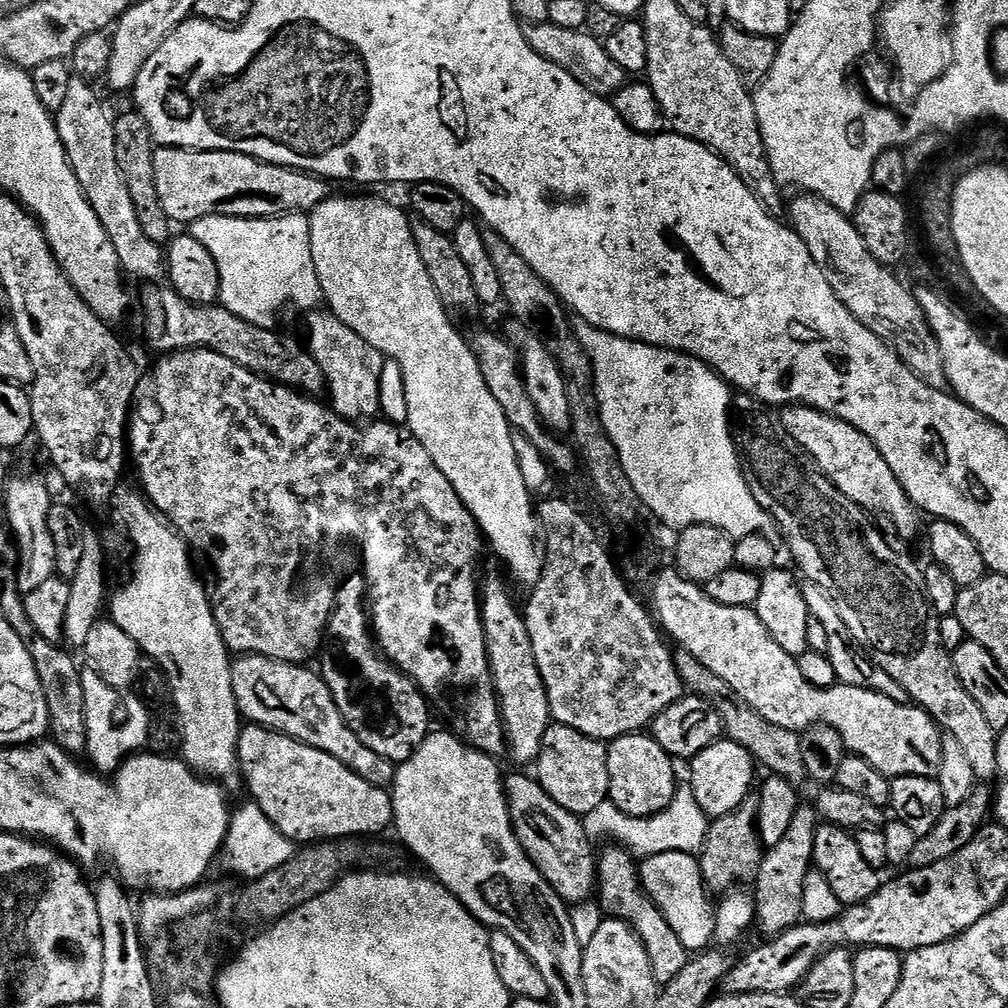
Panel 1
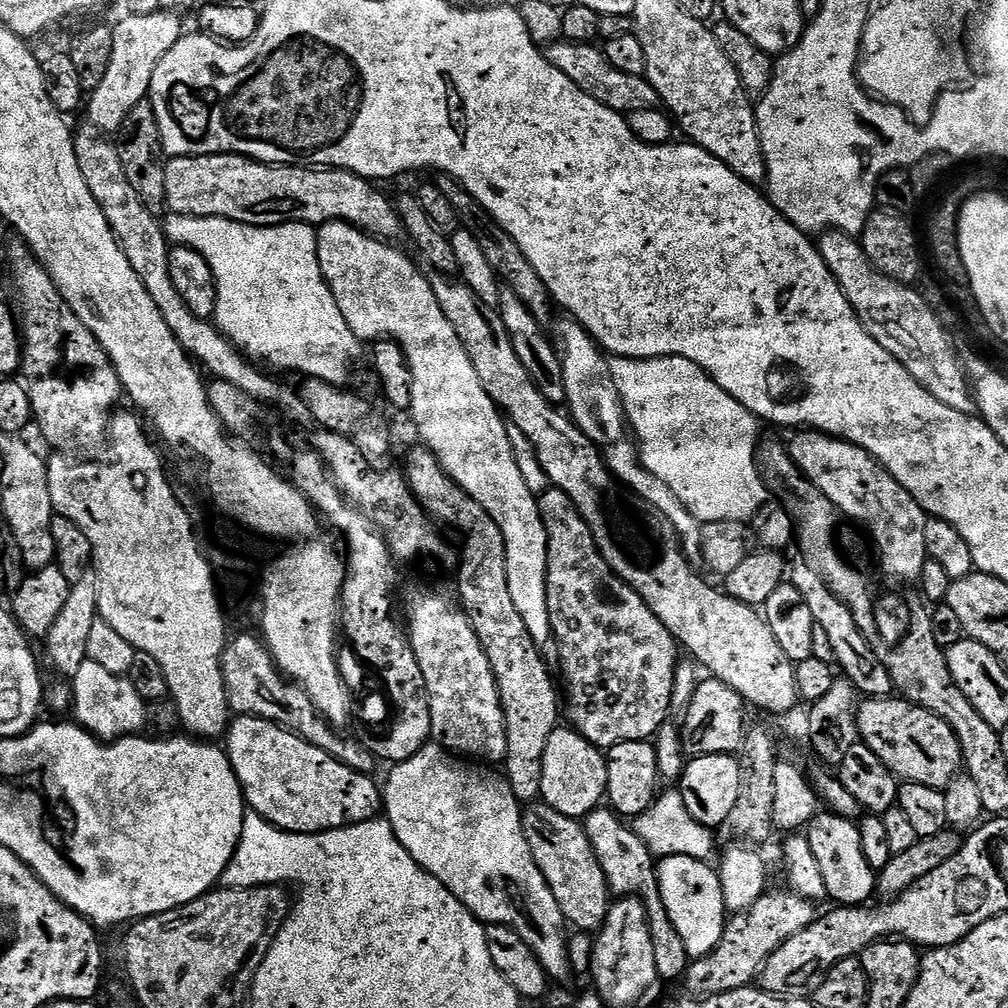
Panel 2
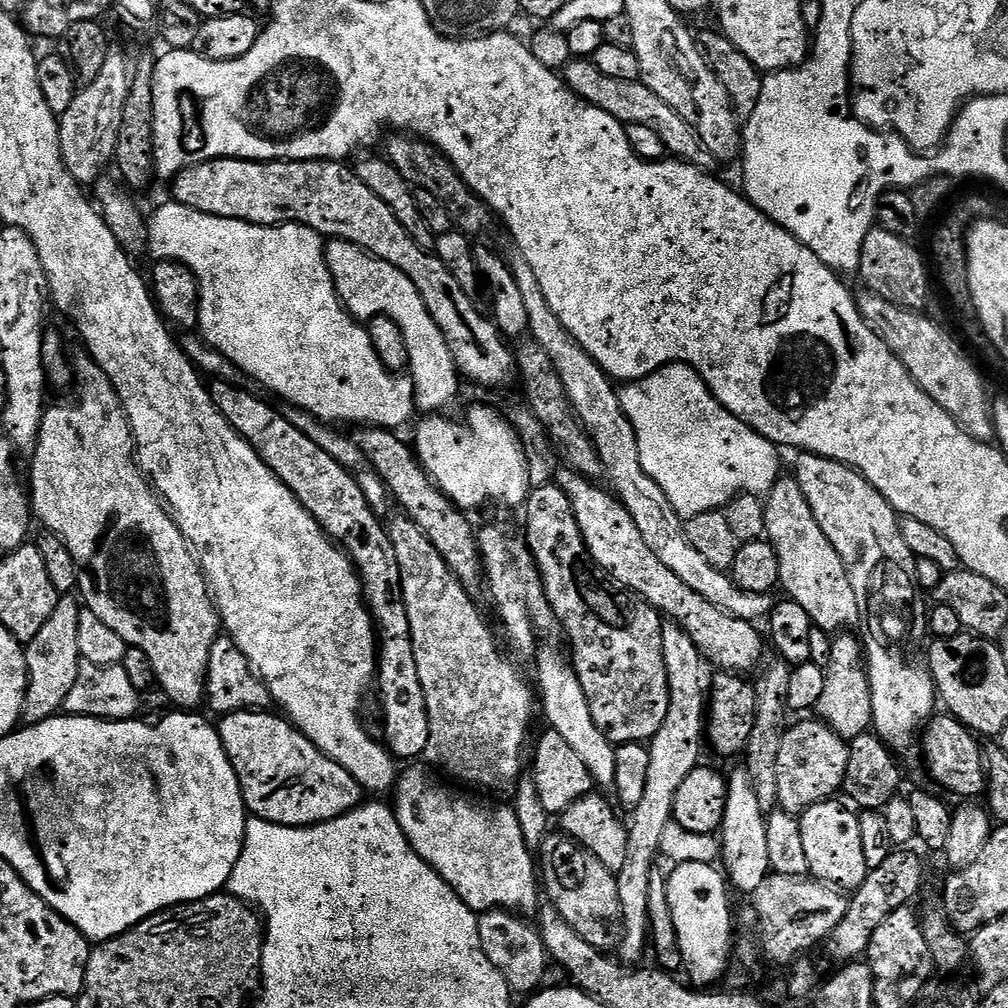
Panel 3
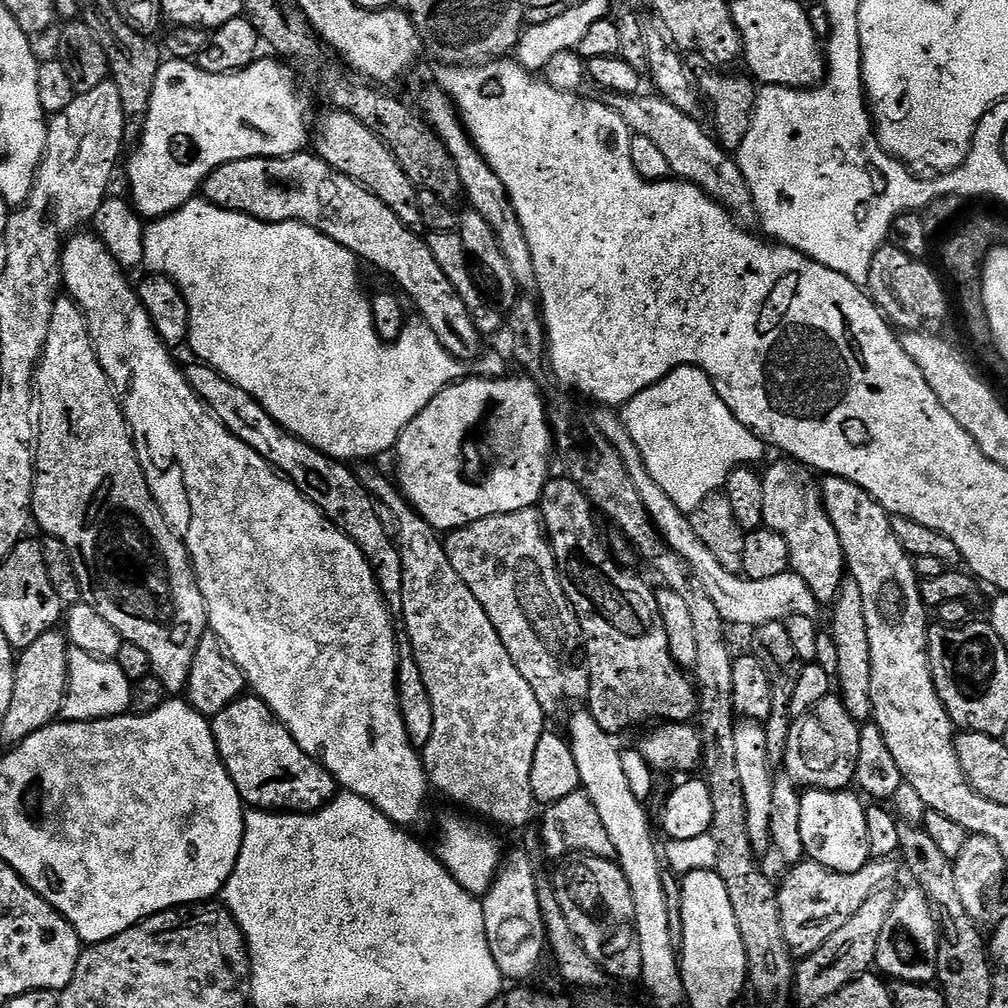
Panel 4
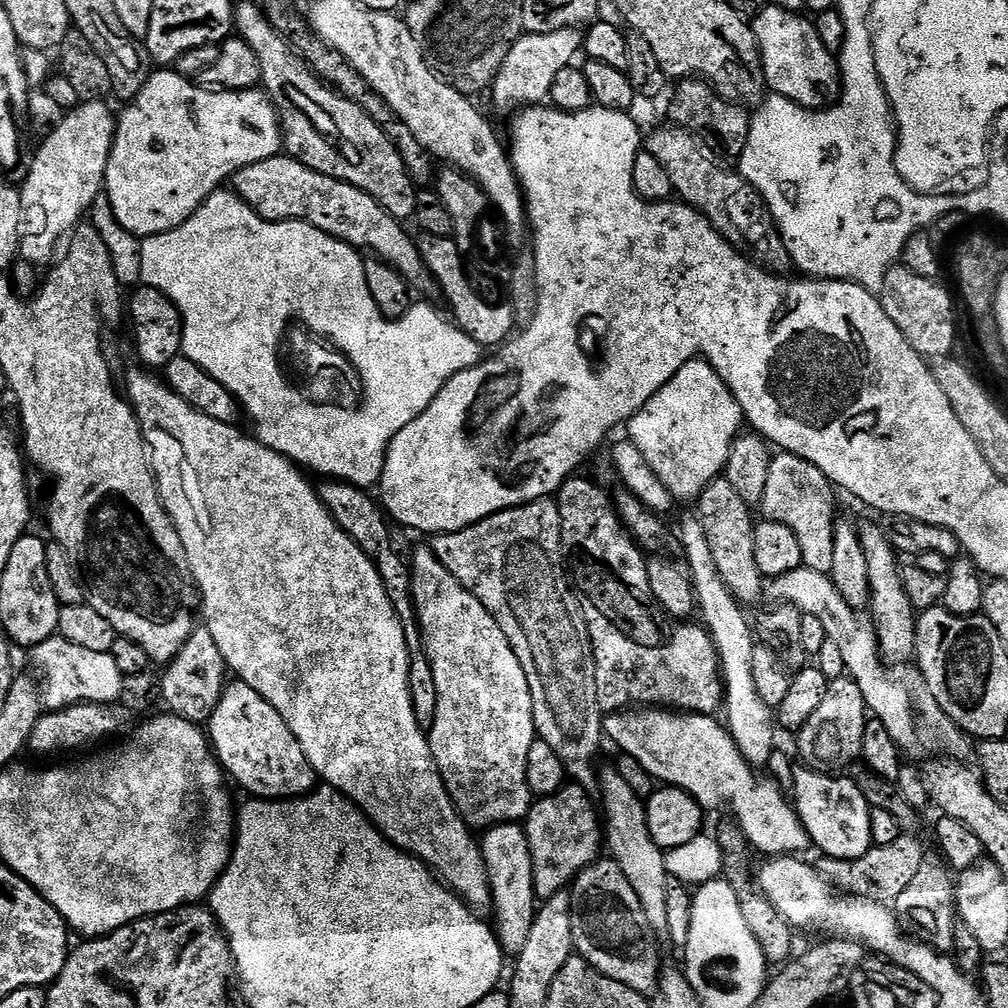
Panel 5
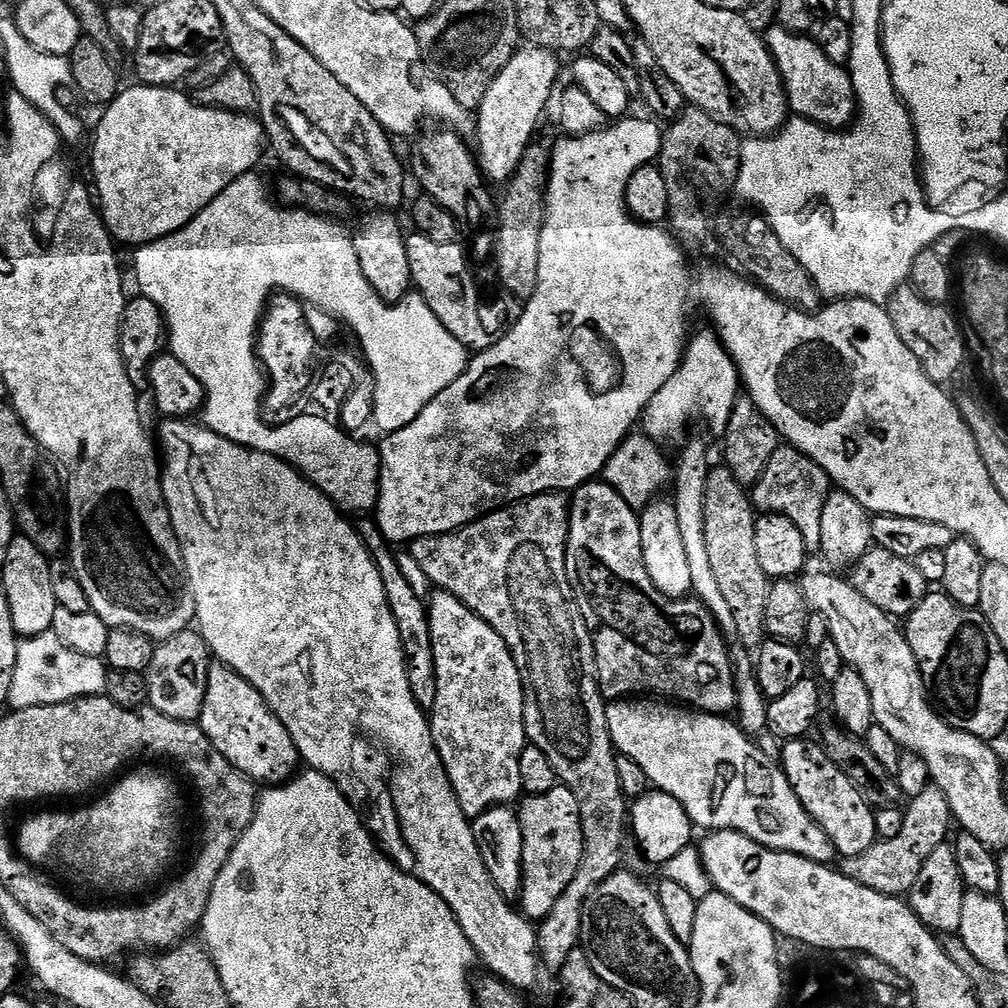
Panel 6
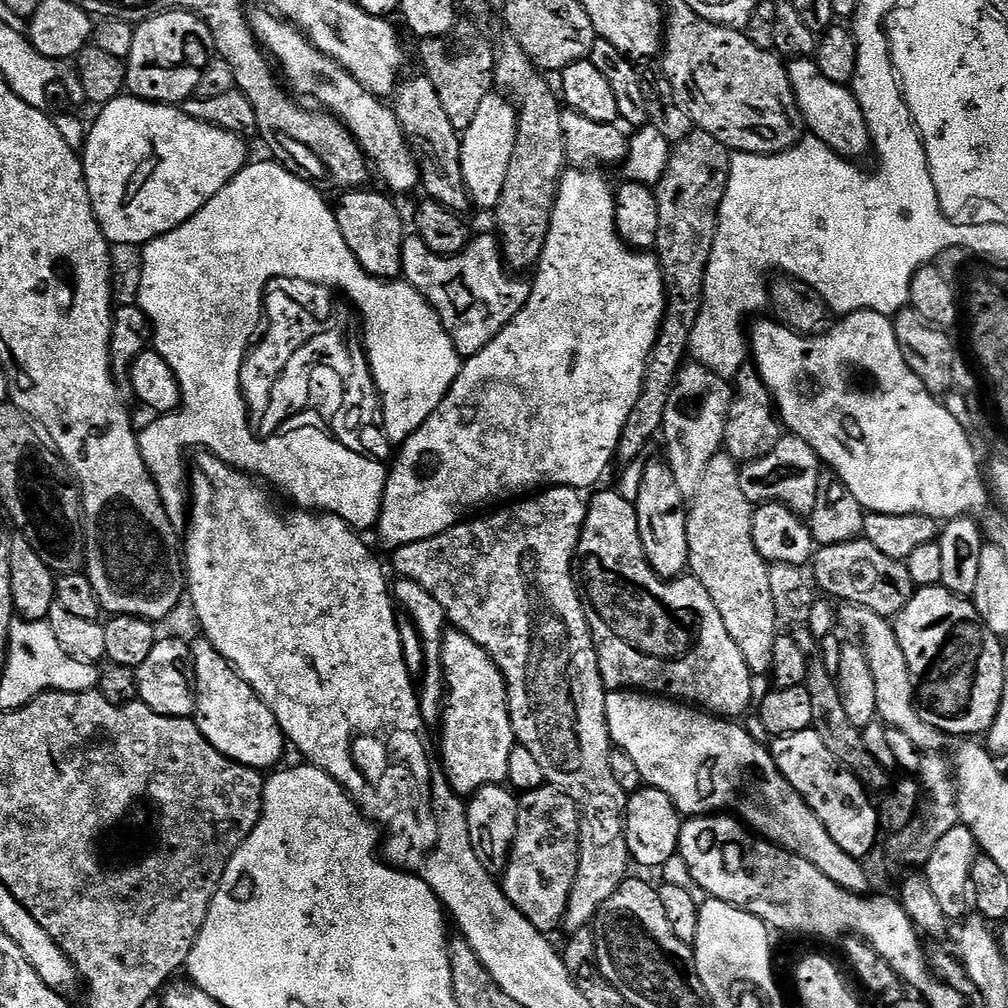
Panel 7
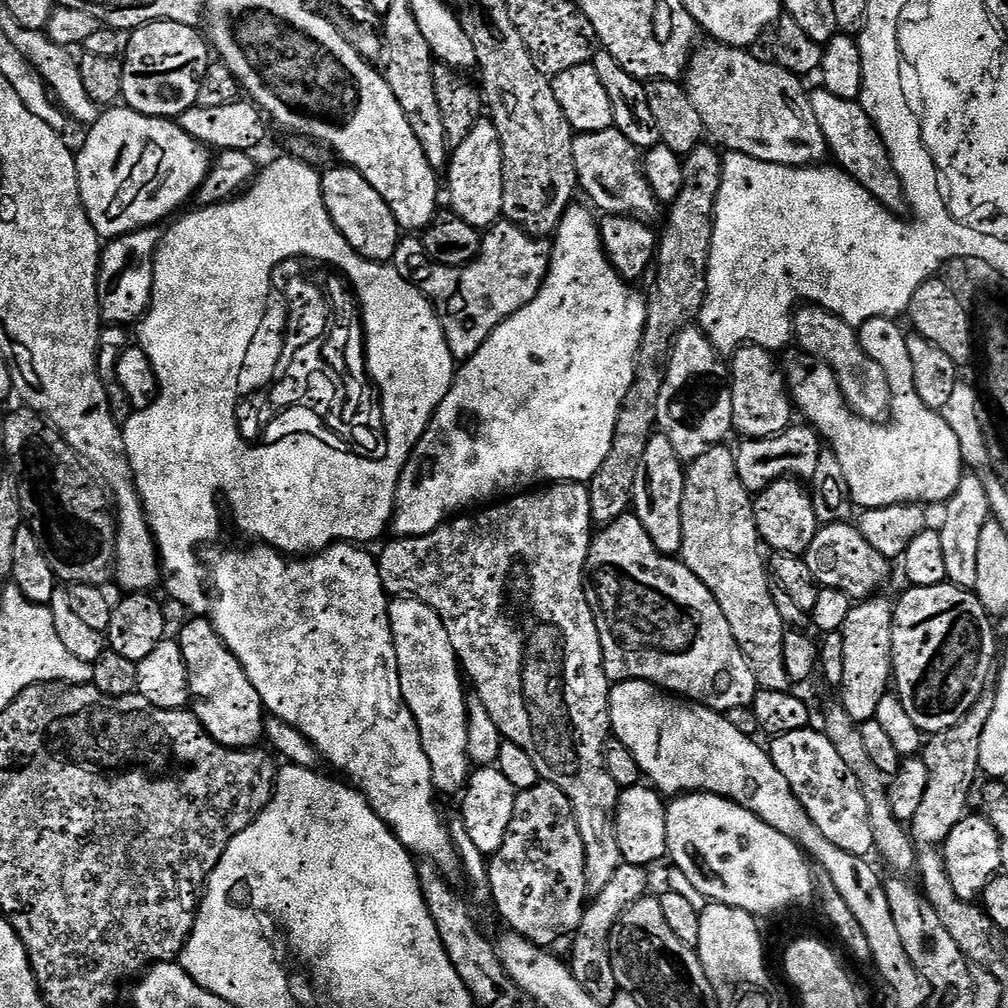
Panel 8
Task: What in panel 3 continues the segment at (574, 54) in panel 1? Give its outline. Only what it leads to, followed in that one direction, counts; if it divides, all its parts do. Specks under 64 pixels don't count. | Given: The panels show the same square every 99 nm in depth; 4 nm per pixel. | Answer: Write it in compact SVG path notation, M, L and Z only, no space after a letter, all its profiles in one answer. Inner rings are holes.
M591 58L569 60L568 65L562 69L562 79L575 96L598 106L598 110L606 110L606 114L610 114L621 124L650 126L650 130L658 130L658 138L666 142L669 157L685 160L687 164L695 164L701 170L713 167L712 155L704 148L702 138L698 138L694 126L690 126L690 122L686 122L682 114L678 114L678 110L666 106L666 102L662 102L662 98L658 98L658 94L654 94L654 90L650 90L650 86L646 86L639 79L626 82L622 78L610 78L607 74L602 74L598 66L594 66Z

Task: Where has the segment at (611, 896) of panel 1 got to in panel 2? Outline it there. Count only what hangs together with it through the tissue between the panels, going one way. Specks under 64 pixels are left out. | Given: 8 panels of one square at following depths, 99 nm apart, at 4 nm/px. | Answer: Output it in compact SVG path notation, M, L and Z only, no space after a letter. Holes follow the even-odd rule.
M601 806L591 812L583 821L583 826L592 840L592 849L602 870L608 873L611 895L616 898L638 896L646 906L650 938L654 938L654 966L658 966L659 979L679 981L688 968L690 957L686 945L678 935L678 930L674 930L674 922L670 922L670 914L666 914L666 902L662 902L660 883L656 877L657 865L654 863L652 853L642 841L636 839L636 831L613 812L611 807ZM612 840L630 840L630 842L622 845L612 856Z

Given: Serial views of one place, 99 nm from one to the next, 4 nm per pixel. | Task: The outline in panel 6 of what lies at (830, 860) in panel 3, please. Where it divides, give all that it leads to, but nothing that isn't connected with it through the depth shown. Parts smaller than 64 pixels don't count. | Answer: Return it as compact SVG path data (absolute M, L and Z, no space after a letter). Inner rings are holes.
M812 738L789 740L782 747L778 763L784 769L790 786L798 794L806 814L810 814L810 818L814 818L814 822L818 822L818 826L822 826L826 838L830 838L830 842L841 857L857 856L870 850L870 846L875 844L878 839L875 811L872 805L866 802L866 798L862 798L858 786L854 786L854 782L850 782L850 778L846 774L842 774L842 770L838 770L838 766L834 766L834 762L830 762L823 743L816 741L815 744Z

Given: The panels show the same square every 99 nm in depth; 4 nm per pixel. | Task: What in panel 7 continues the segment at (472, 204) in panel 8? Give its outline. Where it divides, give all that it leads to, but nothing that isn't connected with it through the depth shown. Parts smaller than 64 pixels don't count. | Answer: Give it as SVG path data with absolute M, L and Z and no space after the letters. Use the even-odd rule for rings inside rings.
M493 94L478 106L478 114L462 134L462 176L468 186L473 205L494 210L502 198L502 186L506 186L506 170L510 170L510 158L514 158L514 144L518 134L518 108L511 99Z

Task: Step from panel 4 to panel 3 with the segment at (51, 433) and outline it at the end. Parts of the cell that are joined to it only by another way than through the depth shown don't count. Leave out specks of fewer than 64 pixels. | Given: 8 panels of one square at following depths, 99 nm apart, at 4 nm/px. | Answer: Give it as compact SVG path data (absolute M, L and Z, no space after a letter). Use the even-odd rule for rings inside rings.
M81 354L75 357L74 374L80 380L80 393L76 396L73 404L56 404L47 409L42 418L40 427L40 438L36 442L36 451L32 462L32 484L30 480L30 503L35 519L45 524L47 531L53 536L60 536L62 542L70 550L74 562L80 568L80 582L78 585L79 595L82 597L82 604L87 611L98 614L114 634L119 634L128 643L129 648L141 648L146 650L150 662L154 662L154 674L159 691L164 691L173 700L175 707L180 710L196 710L199 704L203 705L206 700L206 681L208 678L208 659L210 650L214 646L222 625L216 610L212 593L207 580L204 579L204 572L200 569L199 563L184 535L178 530L159 495L154 491L151 483L146 479L145 473L141 472L136 459L136 442L132 438L132 427L128 421L128 415L124 413L122 402L110 382L110 378L95 364L92 357Z

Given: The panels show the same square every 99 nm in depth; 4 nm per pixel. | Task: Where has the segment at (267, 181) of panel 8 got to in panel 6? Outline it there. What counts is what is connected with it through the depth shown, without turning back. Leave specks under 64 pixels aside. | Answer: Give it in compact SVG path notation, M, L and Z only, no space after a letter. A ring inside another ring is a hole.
M256 174L240 176L234 182L230 182L230 186L226 186L226 190L222 190L222 194L218 194L218 198L214 198L210 202L210 206L202 209L185 228L166 238L156 240L153 244L139 245L135 249L136 284L140 287L137 289L139 295L150 298L150 302L154 302L164 311L164 320L168 323L168 348L172 355L178 358L178 362L182 362L182 366L186 366L186 370L190 370L190 374L194 374L194 378L198 378L202 382L204 387L202 423L205 428L209 428L210 431L238 446L265 452L271 456L276 456L279 460L286 461L305 480L316 485L325 496L331 498L341 509L353 508L356 512L364 512L368 508L369 511L375 509L376 500L380 496L379 451L368 452L368 448L356 448L356 444L352 444L352 440L344 440L344 436L340 436L340 432L336 432L336 428L328 428L328 424L324 424L324 420L296 420L296 424L288 424L288 428L280 428L280 432L268 432L268 428L264 428L264 424L260 424L260 420L256 417L260 375L256 372L256 364L252 360L252 328L256 328L256 316L260 316L260 304L264 304L264 296L268 296L268 288L277 288L279 284L284 284L284 288L292 288L292 292L304 292L304 296L312 296L312 300L316 300L316 304L324 304L324 308L332 308L332 312L336 312L337 318L352 320L352 324L356 324L356 332L360 332L360 336L364 336L364 344L368 344L372 364L376 364L376 372L380 372L380 388L384 392L386 426L390 426L393 430L410 426L410 422L414 422L414 418L418 418L418 414L422 414L422 410L426 410L426 406L430 406L430 402L434 402L434 398L438 398L438 394L442 394L442 390L446 390L446 386L453 384L467 370L470 352L462 342L458 342L458 338L454 338L454 334L450 334L450 330L446 330L446 326L442 326L442 322L438 322L434 310L430 310L430 306L419 294L409 294L405 300L399 300L397 304L382 302L382 298L378 298L378 294L374 294L374 286L370 286L370 282L366 282L366 274L362 274L362 266L358 266L358 254L354 254L354 242L349 229L346 230L340 225L343 223L333 222L315 212L297 210L292 206L281 206L273 199L270 192L269 196L267 190L264 189L263 182L256 177Z

